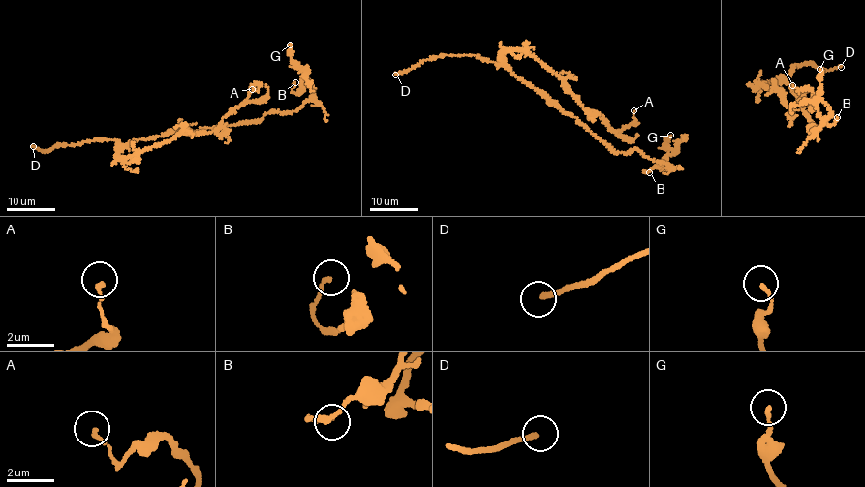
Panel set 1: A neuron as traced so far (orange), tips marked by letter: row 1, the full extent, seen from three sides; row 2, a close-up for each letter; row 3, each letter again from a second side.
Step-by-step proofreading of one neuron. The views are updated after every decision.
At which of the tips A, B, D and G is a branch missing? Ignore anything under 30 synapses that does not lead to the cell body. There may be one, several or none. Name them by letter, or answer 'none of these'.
D

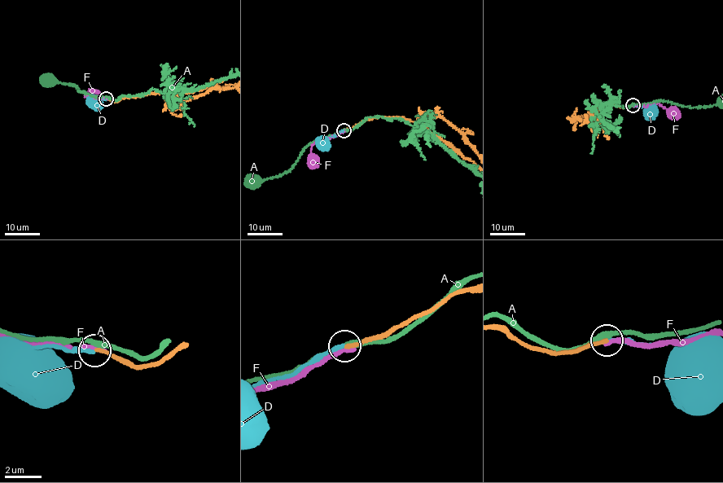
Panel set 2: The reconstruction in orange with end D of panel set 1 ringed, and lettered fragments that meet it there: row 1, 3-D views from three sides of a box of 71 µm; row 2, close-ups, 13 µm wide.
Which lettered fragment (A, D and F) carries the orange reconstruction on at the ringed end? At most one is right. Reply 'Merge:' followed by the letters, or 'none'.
Merge: none

